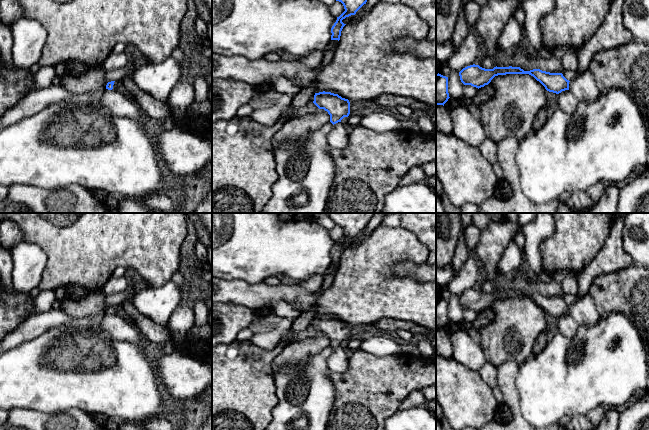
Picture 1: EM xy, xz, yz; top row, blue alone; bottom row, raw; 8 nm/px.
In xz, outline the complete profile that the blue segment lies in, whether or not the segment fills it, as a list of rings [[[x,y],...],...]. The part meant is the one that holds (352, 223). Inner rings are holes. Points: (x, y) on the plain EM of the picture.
[[[329,213],[330,218],[343,228],[345,235],[337,241],[336,246],[331,252],[331,264],[340,264],[341,255],[346,249],[342,246],[343,243],[356,236],[366,228],[368,222],[376,213]]]

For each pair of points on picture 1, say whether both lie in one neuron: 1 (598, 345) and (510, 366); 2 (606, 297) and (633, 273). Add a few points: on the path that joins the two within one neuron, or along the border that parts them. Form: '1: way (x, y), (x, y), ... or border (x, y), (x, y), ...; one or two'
1: border (520, 365), (517, 371), (516, 388); two
2: way (613, 292), (626, 280); one

